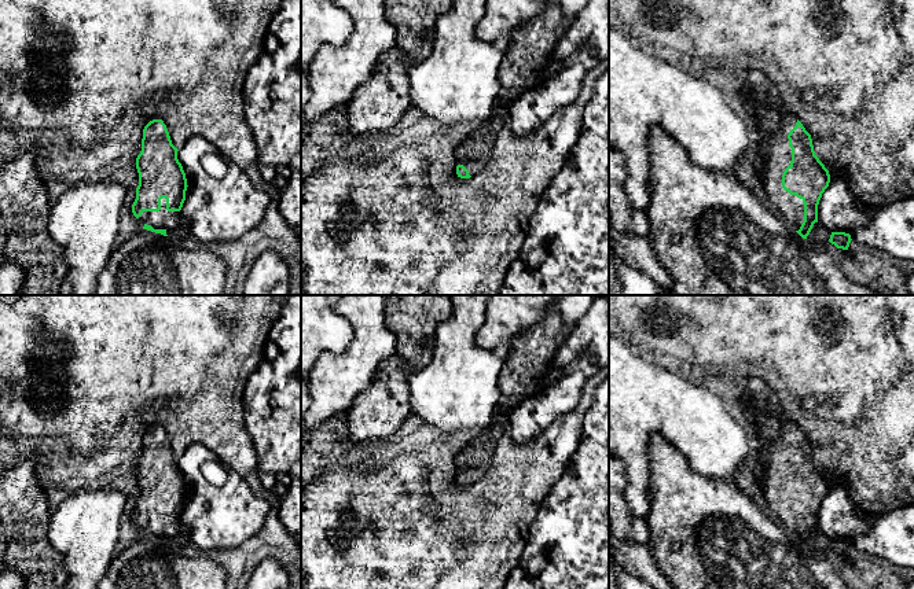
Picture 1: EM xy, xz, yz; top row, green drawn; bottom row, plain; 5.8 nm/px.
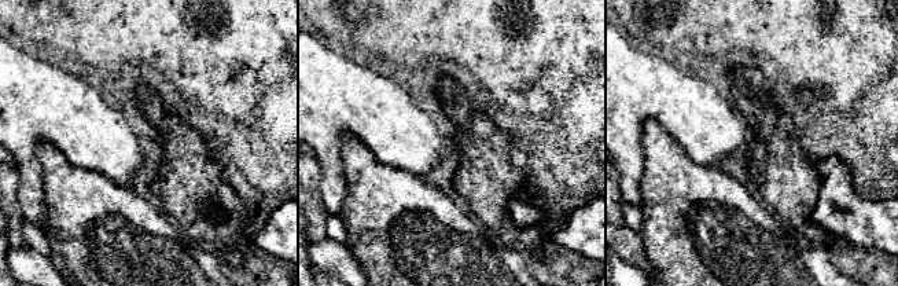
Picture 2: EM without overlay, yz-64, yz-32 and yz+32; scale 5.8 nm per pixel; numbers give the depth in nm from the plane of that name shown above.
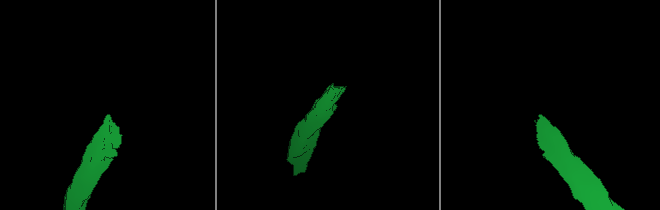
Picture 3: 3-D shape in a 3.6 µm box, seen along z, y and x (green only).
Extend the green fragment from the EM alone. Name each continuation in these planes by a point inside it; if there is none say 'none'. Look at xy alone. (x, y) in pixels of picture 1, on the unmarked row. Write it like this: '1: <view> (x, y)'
1: xy (175, 532)

